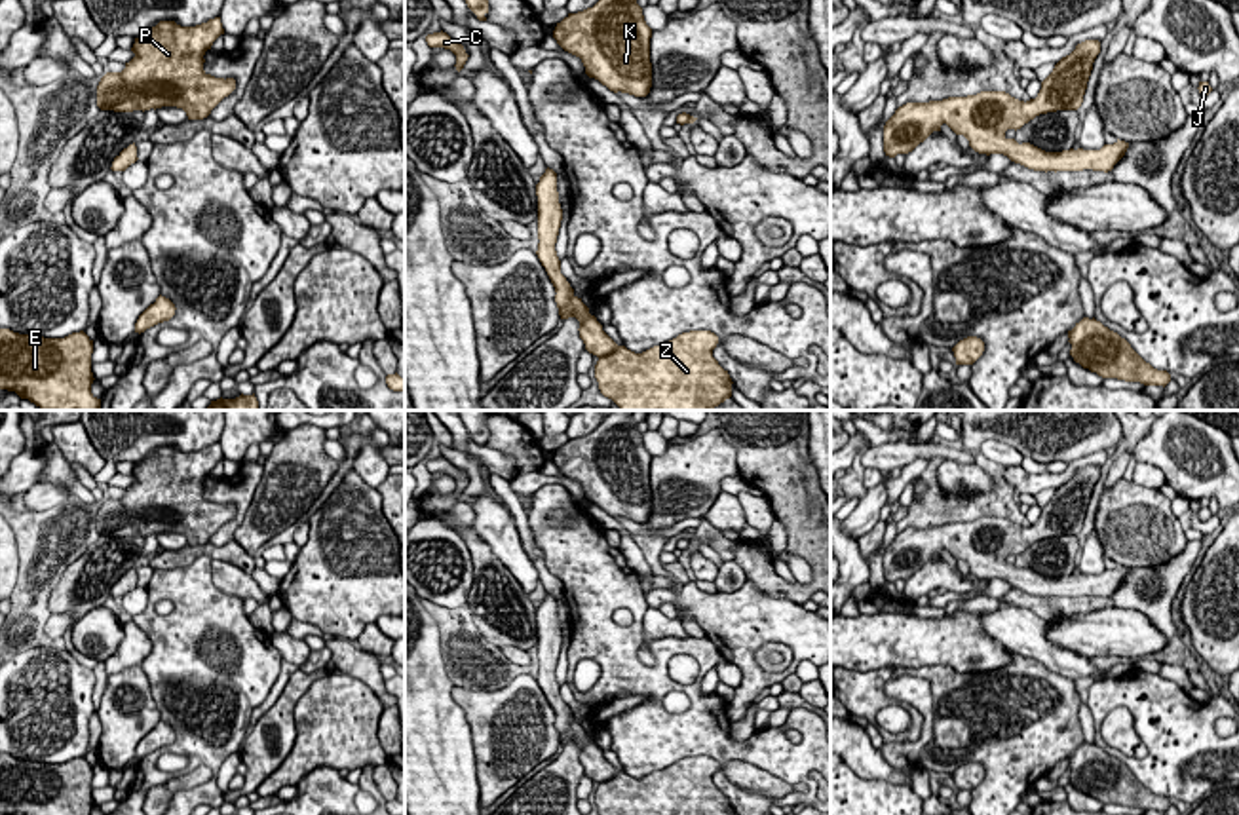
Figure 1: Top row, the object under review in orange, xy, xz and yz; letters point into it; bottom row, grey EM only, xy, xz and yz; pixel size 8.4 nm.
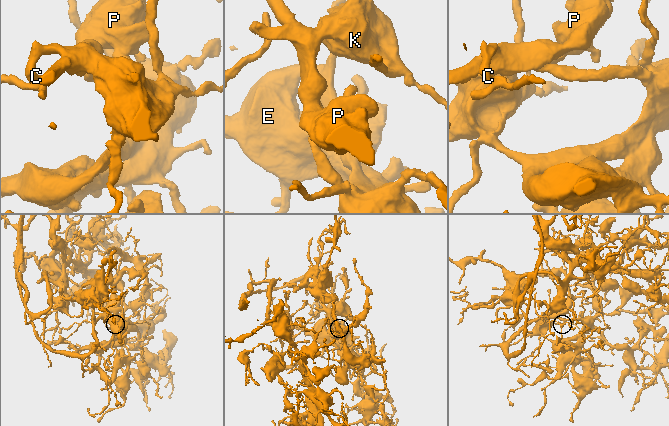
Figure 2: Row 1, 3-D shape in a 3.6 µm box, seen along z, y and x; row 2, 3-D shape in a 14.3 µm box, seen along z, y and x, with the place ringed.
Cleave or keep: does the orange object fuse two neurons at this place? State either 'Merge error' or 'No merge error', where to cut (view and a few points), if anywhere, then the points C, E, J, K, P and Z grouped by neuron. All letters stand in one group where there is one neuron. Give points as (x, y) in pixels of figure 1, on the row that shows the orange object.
No merge error. No split. Groups: C E J K P Z

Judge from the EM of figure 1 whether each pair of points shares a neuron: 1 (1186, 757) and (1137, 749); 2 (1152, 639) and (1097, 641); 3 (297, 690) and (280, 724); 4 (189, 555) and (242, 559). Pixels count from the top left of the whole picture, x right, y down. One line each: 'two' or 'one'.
1: two
2: one
3: one
4: one

